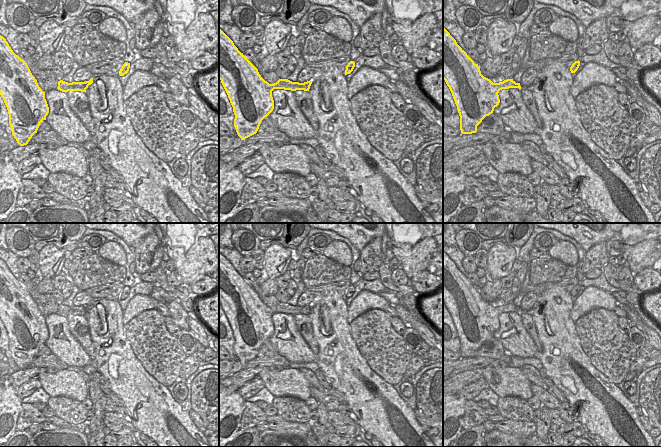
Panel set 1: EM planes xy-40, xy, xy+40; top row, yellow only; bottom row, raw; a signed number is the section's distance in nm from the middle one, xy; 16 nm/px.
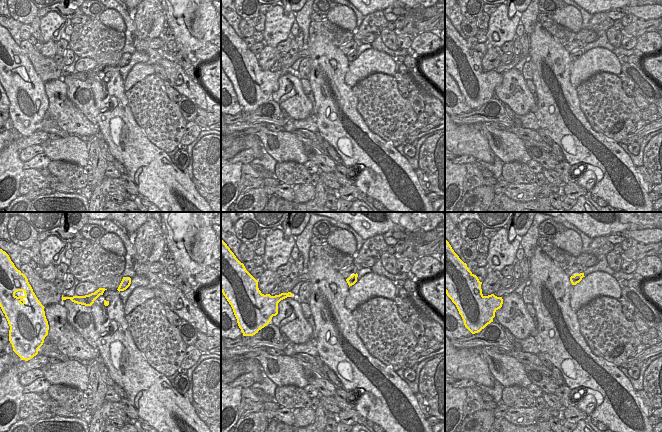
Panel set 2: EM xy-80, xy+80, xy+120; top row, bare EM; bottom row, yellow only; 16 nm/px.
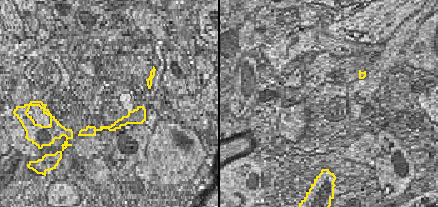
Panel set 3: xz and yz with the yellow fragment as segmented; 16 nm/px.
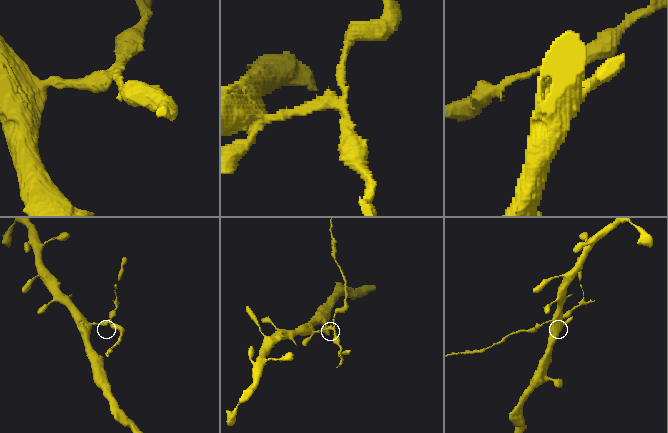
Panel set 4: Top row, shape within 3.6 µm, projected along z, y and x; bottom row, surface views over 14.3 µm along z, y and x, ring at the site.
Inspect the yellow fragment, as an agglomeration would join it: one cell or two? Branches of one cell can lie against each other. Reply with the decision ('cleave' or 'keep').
cleave

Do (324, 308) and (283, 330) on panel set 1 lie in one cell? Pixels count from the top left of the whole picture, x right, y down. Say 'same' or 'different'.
different

